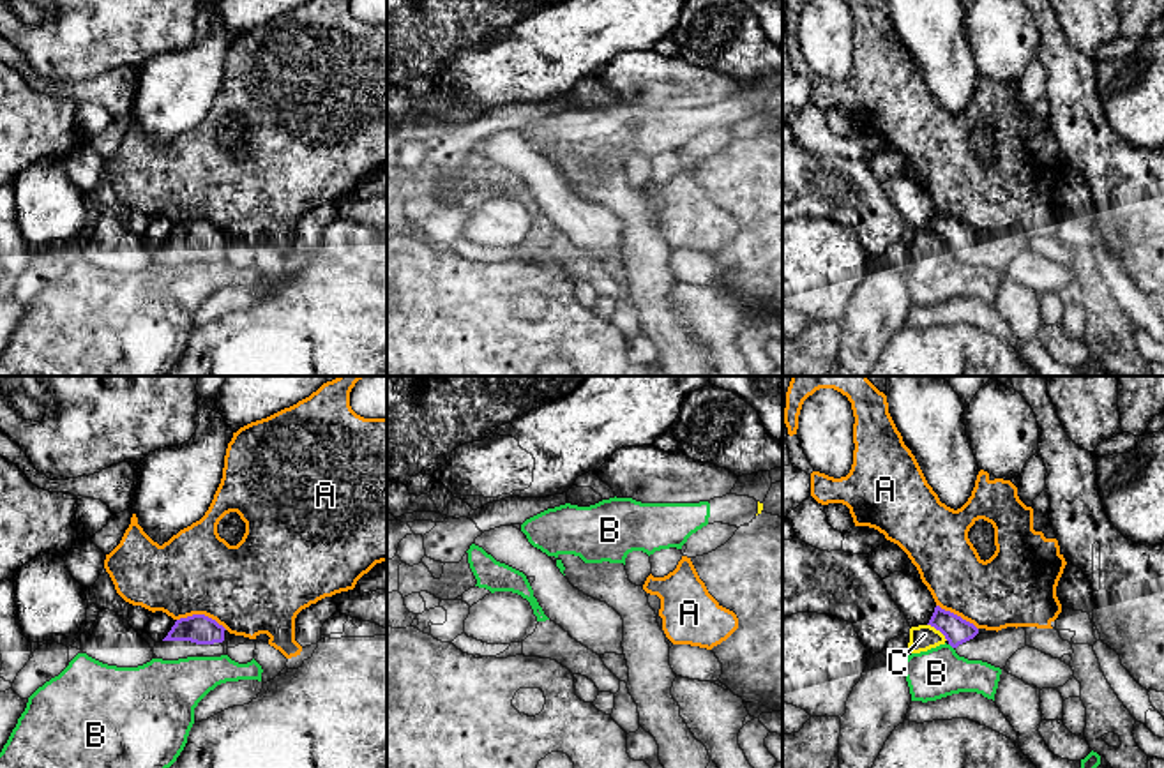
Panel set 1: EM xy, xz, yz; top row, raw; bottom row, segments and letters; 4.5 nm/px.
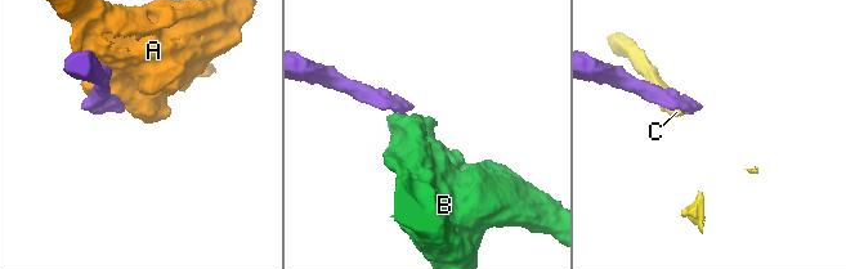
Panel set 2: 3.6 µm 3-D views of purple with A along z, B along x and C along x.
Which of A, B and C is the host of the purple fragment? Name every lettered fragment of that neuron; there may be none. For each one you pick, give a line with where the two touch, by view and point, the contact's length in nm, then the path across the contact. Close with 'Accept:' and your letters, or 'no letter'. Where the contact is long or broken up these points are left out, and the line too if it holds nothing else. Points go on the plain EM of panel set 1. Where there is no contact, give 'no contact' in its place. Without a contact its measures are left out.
Accept: no letter

